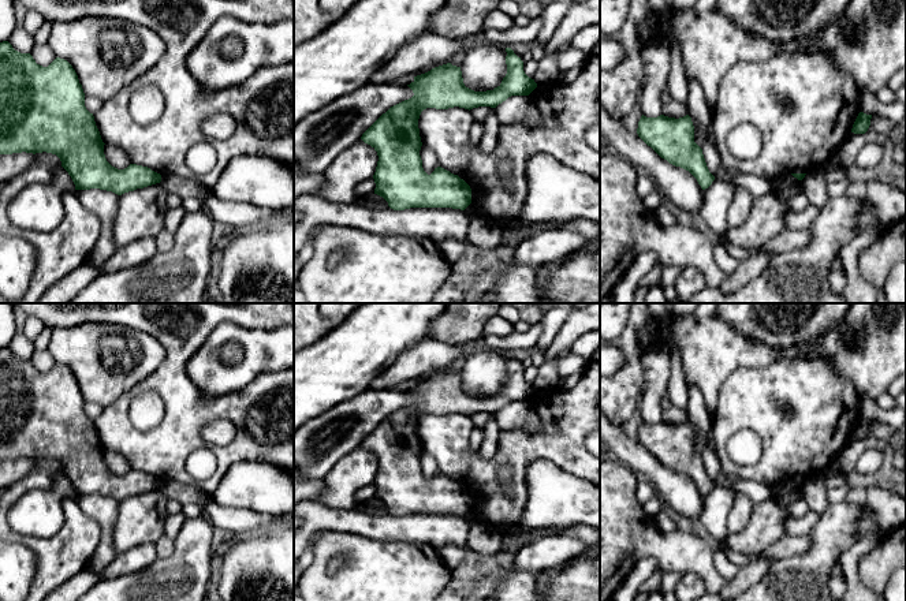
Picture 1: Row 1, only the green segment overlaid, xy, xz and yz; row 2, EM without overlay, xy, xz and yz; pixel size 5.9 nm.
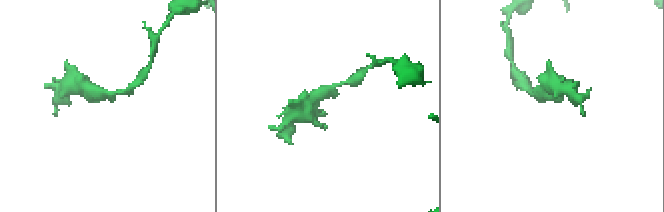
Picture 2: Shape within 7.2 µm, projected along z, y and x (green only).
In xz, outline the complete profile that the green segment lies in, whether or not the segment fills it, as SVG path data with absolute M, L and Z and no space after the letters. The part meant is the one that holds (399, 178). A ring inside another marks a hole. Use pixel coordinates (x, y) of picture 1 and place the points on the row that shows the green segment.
M511 48L506 52L507 74L493 90L466 87L461 67L447 63L414 76L407 85L414 96L391 107L362 134L361 139L379 156L374 194L383 197L391 209L465 210L471 204L471 188L458 175L441 167L430 175L424 171L418 119L426 108L496 108L511 96L529 96L537 83L525 74L521 57Z

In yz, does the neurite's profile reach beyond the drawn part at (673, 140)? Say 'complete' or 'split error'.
complete

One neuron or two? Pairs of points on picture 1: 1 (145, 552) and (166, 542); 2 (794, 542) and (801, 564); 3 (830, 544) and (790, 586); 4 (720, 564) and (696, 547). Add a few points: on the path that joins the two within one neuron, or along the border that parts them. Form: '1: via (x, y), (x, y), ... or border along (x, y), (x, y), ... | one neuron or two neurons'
1: border along (153, 544), (159, 557) | two neurons
2: border along (811, 536), (811, 547), (805, 552), (775, 560) | two neurons
3: via (821, 555), (801, 575) | one neuron
4: border along (715, 547), (714, 567), (727, 579) | two neurons

